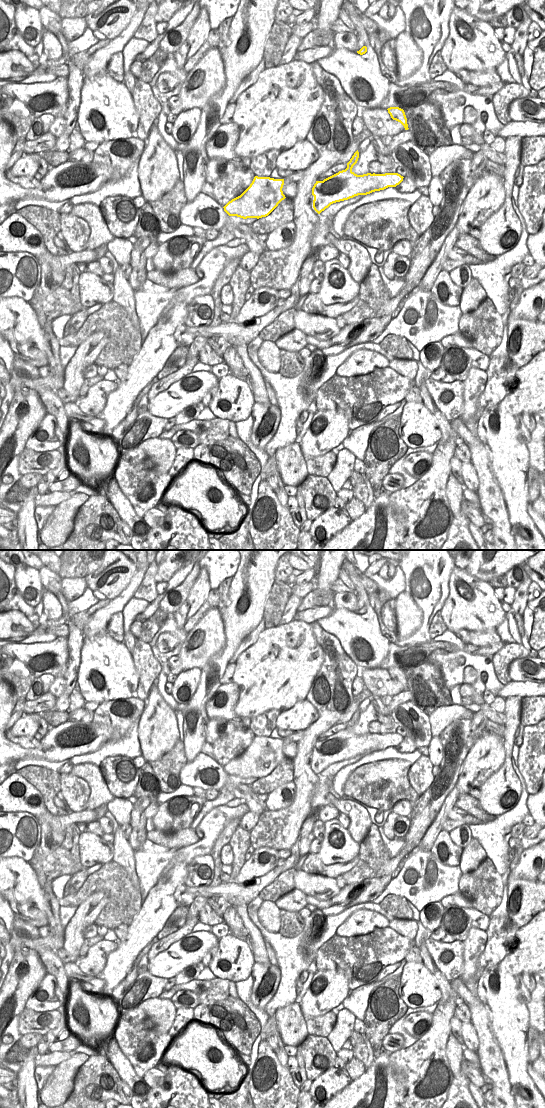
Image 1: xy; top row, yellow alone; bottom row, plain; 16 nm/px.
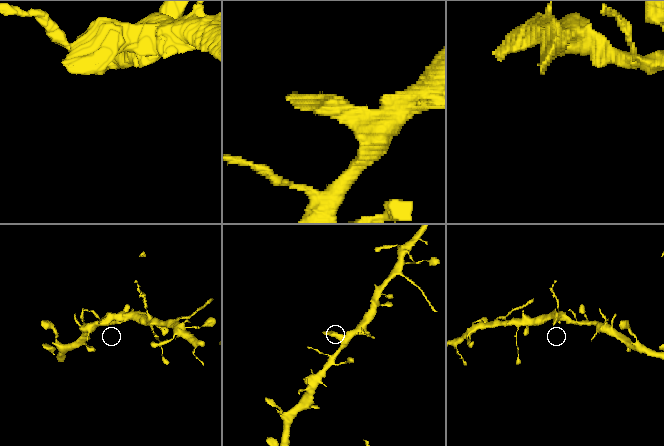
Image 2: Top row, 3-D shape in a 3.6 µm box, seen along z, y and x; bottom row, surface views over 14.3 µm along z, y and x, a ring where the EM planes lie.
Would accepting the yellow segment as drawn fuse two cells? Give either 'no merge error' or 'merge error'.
merge error

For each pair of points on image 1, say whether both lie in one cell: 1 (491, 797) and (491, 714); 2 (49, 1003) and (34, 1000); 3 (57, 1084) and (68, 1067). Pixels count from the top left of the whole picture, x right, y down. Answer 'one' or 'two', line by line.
1: two
2: one
3: one

